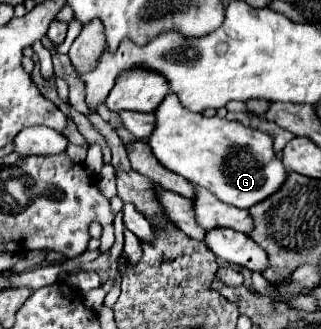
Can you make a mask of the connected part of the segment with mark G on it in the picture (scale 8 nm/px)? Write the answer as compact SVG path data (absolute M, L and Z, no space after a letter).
M169 94L155 112L157 128L149 146L159 162L189 180L195 186L209 188L225 204L251 208L275 194L287 180L287 168L273 150L273 138L261 130L247 128L225 118L207 118L181 106L175 94Z

